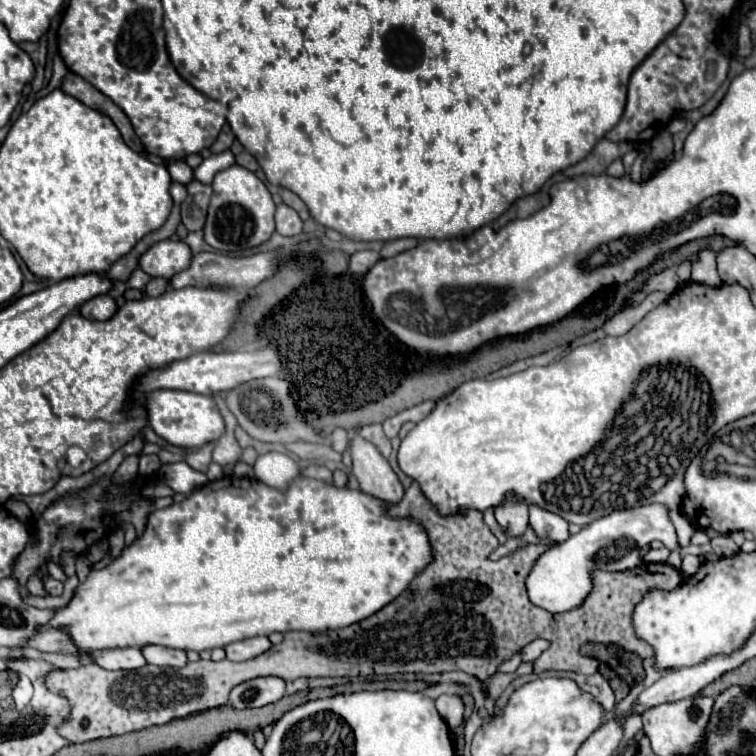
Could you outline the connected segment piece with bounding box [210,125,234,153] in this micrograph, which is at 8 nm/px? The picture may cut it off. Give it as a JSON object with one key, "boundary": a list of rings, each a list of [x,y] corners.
{"boundary":[[[224,125],[222,131],[220,131],[220,135],[218,135],[218,139],[216,139],[214,145],[210,147],[210,151],[212,151],[212,153],[222,153],[222,151],[230,149],[232,143],[234,143],[234,133],[230,131],[228,125]]]}

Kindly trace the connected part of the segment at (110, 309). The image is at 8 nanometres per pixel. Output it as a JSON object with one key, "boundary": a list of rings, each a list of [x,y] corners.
{"boundary":[[[98,295],[92,297],[82,305],[82,317],[86,319],[96,319],[96,321],[106,321],[116,313],[116,301],[110,295]]]}

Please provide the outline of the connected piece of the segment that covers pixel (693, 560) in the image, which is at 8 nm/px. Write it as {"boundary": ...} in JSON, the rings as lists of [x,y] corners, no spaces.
{"boundary":[[[686,555],[682,559],[681,571],[688,577],[694,575],[701,565],[701,561],[698,556]]]}

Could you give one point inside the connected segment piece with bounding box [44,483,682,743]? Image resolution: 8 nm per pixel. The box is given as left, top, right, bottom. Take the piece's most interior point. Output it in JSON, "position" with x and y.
{"position":[462,612]}

